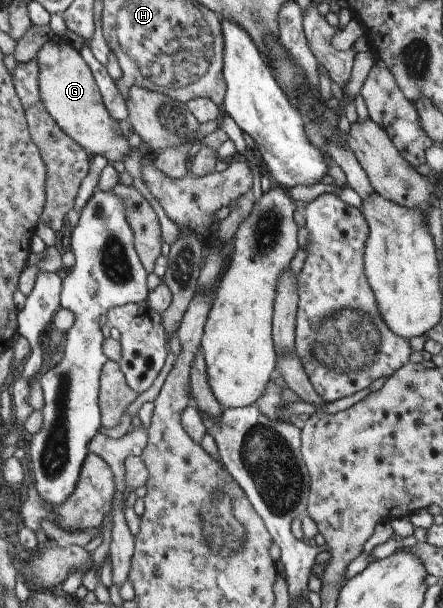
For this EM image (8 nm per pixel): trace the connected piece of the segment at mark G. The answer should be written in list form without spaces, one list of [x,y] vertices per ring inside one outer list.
[[[53,35],[40,48],[35,58],[40,67],[40,99],[54,123],[92,157],[102,155],[110,164],[113,161],[124,161],[132,145],[122,133],[119,121],[104,106],[96,79],[79,51],[66,39]]]

